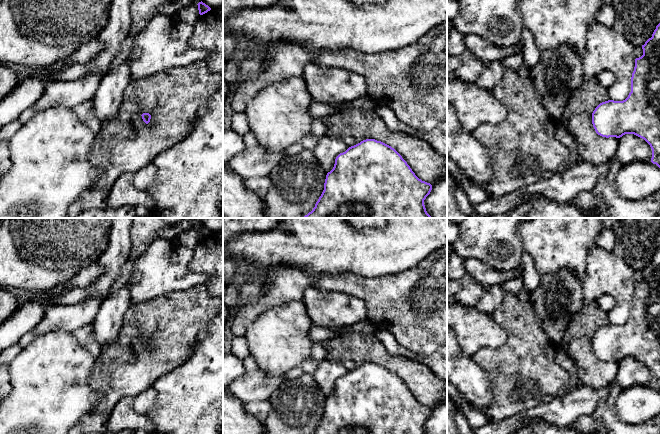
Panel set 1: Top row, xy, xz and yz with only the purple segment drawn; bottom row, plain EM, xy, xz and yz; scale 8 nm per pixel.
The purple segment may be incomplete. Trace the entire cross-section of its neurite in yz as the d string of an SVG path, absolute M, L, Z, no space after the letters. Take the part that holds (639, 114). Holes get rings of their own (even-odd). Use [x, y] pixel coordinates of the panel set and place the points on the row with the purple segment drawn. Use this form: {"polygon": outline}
{"polygon": "M660 23L642 49L643 55L635 59L628 97L623 101L600 103L592 113L592 124L602 137L620 138L625 134L634 134L644 139L652 149L651 162L660 168Z"}

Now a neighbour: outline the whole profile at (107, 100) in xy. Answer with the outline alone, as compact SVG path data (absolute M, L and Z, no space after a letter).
M135 47L132 57L118 67L109 69L100 82L93 97L93 109L95 116L102 123L118 116L122 103L123 91L131 81L130 63L138 59L141 49Z

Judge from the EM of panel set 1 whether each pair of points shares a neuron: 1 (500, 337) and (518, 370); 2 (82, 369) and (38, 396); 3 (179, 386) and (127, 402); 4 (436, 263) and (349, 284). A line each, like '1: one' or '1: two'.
1: two
2: one
3: two
4: one

